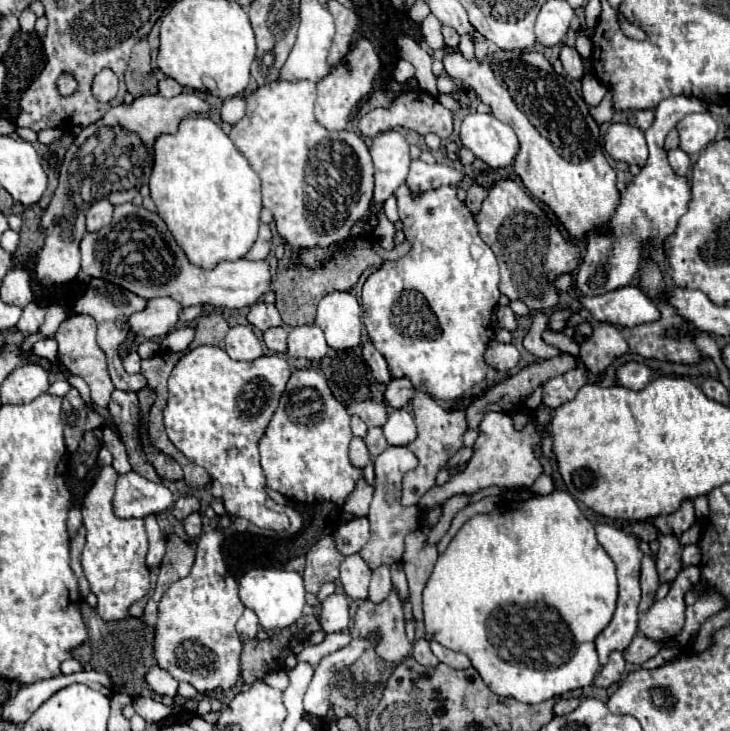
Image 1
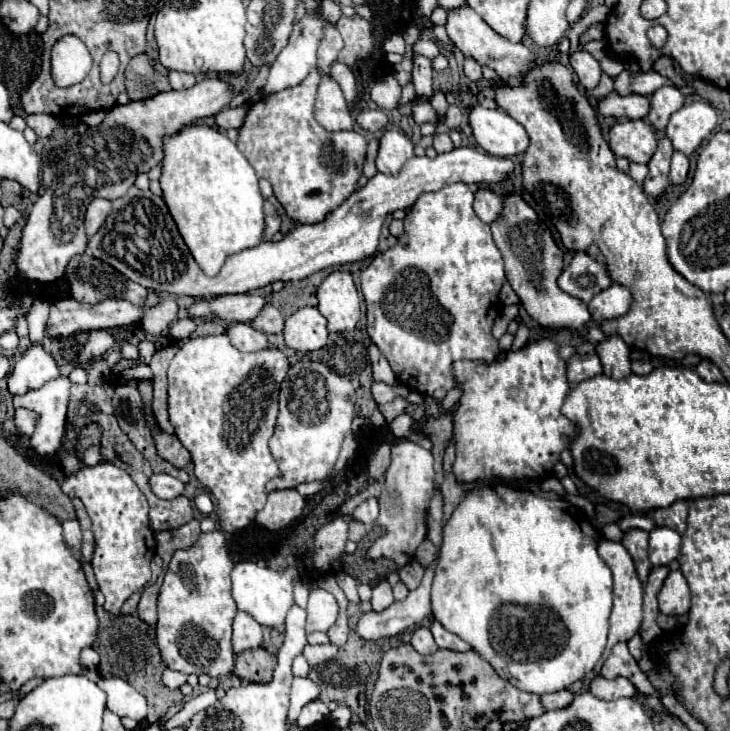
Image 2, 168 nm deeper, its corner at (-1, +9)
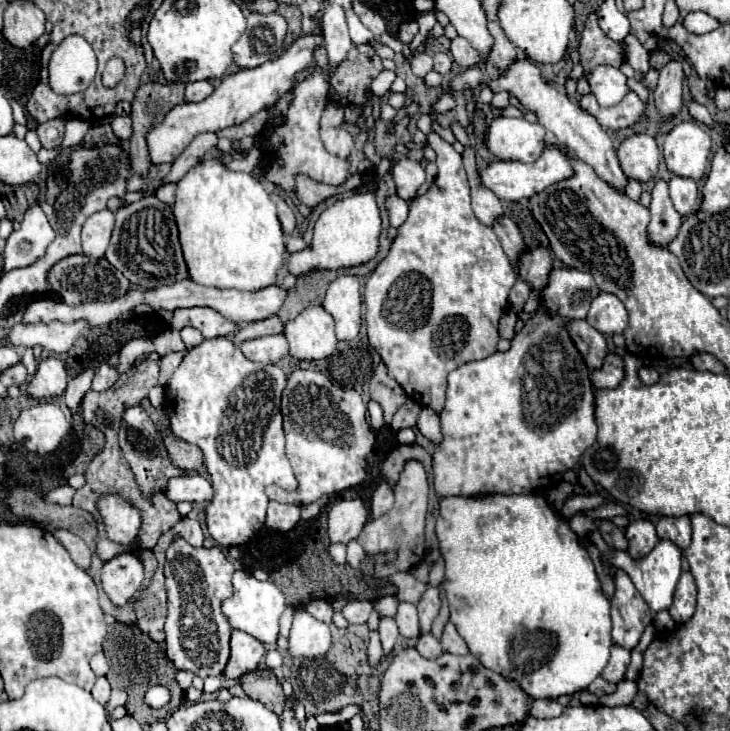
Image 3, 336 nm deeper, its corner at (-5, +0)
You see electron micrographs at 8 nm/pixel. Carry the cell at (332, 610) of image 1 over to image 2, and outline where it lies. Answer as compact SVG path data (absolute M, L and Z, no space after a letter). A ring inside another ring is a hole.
M316 587L310 591L306 613L308 613L306 633L328 631L338 617L338 603L332 593L328 593L322 587Z

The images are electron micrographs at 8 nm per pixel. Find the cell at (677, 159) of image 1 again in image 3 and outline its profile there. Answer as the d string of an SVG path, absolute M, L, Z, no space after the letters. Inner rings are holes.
M672 176L670 178L670 198L674 202L674 208L686 216L692 212L696 198L698 198L698 188L696 182L692 178L680 178L680 176Z

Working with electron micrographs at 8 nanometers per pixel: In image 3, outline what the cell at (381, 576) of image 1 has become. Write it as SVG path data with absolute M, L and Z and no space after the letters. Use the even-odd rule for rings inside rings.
M380 618L380 638L382 638L382 648L384 654L390 654L396 646L396 638L398 638L398 628L396 628L396 620L394 618Z

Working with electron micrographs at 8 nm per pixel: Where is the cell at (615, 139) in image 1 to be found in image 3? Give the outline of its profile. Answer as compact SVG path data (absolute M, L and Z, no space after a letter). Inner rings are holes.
M632 134L618 146L618 160L628 178L648 182L658 172L658 142L650 134Z

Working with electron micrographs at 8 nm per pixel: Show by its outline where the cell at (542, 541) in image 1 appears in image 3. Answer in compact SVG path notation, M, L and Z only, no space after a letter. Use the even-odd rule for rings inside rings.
M492 494L482 498L466 498L466 496L448 496L440 502L440 516L436 522L436 536L440 540L440 552L446 562L446 578L444 590L450 606L450 622L456 626L458 634L466 640L470 654L476 656L484 666L502 674L506 680L516 682L528 696L532 698L558 698L564 694L574 694L586 690L608 664L610 648L612 648L612 622L610 622L610 600L602 592L602 584L598 580L594 562L586 548L578 544L578 536L570 530L568 522L562 520L544 498L536 498L532 494L526 496L506 496Z

